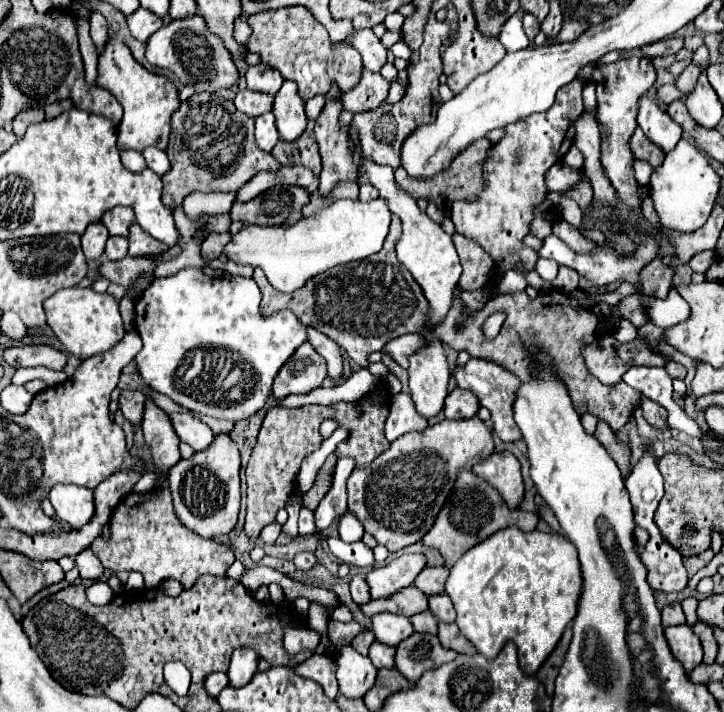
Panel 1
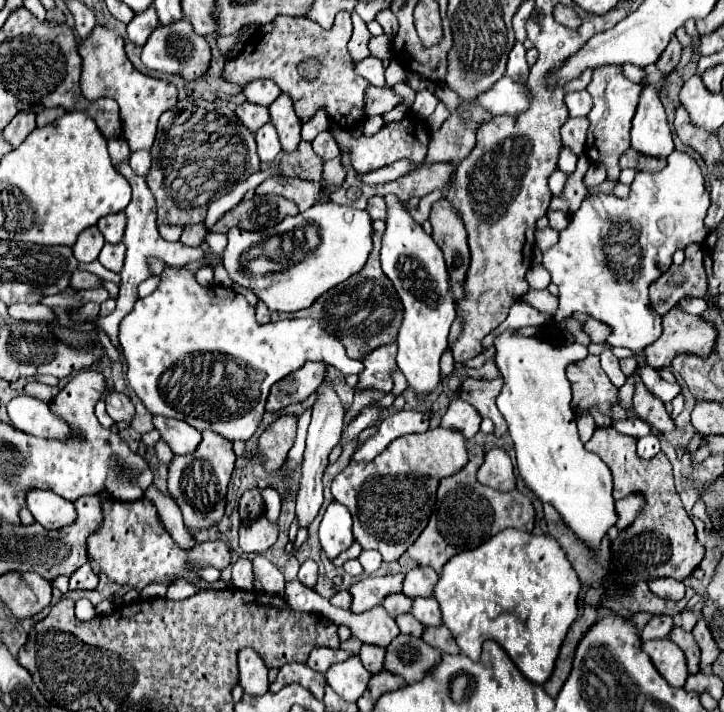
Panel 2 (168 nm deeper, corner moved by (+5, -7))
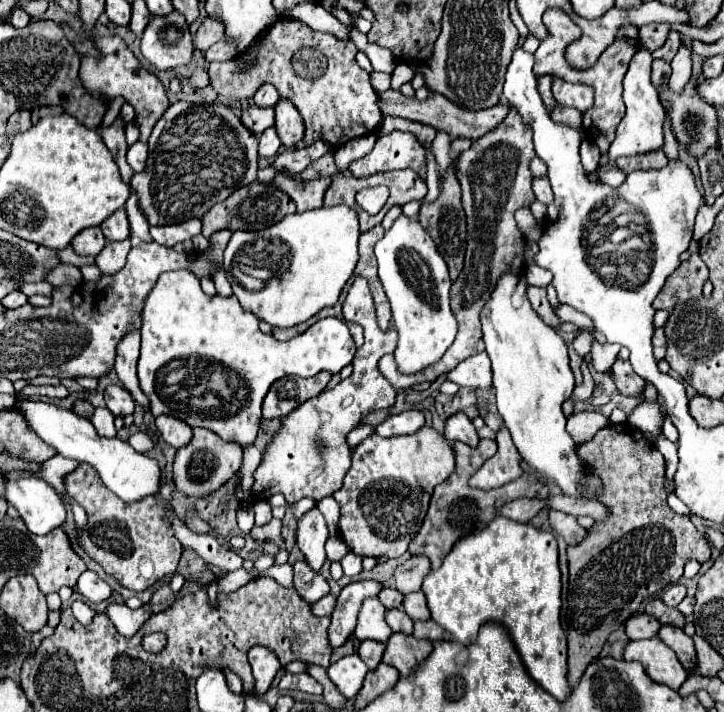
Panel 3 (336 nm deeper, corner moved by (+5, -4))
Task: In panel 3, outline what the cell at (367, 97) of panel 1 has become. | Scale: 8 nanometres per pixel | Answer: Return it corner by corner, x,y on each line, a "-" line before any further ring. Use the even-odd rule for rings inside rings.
387,90
387,92
379,94
379,108
383,110
385,116
389,114
389,116
399,116
399,118
405,118
405,120
421,122
421,124
433,126
435,130
447,132
451,138
469,138
469,140
479,140
483,134
495,130
505,120
505,116
509,114
509,106
503,106
503,104
497,104
493,108
479,110
479,112
469,112
469,110
455,106
453,102
447,102
439,94
429,94
427,100
417,100
415,96
407,98
397,90

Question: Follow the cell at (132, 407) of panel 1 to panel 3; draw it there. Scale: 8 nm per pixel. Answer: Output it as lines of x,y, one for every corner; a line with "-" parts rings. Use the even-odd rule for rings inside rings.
107,386
105,402
107,408
113,412
113,416
127,416
133,414
135,410
135,400
123,386

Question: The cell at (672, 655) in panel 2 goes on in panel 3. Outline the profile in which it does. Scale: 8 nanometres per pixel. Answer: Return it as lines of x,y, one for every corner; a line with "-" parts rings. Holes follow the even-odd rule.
659,638
629,642
623,650
623,660
641,662
653,682
665,684
673,690
679,690
687,678
687,672
675,658
675,652
671,652
671,648

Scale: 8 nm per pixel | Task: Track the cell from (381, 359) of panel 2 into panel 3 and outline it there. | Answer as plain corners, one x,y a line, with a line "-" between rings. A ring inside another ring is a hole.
357,276
349,288
349,294
343,304
343,318
355,322
365,330
365,344
357,348
353,358
353,374
347,380
341,380
335,388
325,390
323,394
307,400
303,406
295,408
289,416
281,420
279,432
267,444
259,468
253,472
251,490
241,490
239,482
233,492
237,502
257,502
267,500
269,496
281,492
287,504
297,502
303,496
321,500
331,496
343,486
343,478
351,468
351,446
347,444
347,434
359,426
361,418
369,412
391,408
395,404
395,388
383,378
377,368
377,362
385,354
393,354
397,348
397,330
381,330
377,326
373,296
369,284
363,276

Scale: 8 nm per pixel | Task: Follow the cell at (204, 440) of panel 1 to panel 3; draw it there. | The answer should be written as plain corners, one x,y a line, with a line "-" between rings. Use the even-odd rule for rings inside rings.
159,416
155,420
157,424
157,430
159,434
163,436
163,440
173,446
173,448
183,448
187,446
187,442
191,442
193,438
193,432
191,428
185,424
185,422
179,422
177,418
171,418
171,416

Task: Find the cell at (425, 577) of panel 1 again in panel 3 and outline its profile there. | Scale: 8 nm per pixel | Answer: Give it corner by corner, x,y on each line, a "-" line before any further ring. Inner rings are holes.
411,556
407,562
403,562
393,578
395,578
395,588
401,594
409,594
409,592
417,592
421,590
421,582
425,578
425,574
431,570
429,558
427,556

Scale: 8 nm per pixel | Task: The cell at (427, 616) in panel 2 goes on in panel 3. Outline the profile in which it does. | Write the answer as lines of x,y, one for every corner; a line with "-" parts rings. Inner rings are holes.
413,592
413,594
407,594
405,600
403,600
403,610
409,614
409,618
413,620
427,620
431,618
431,612
427,608
427,602
425,602
425,594
423,592

